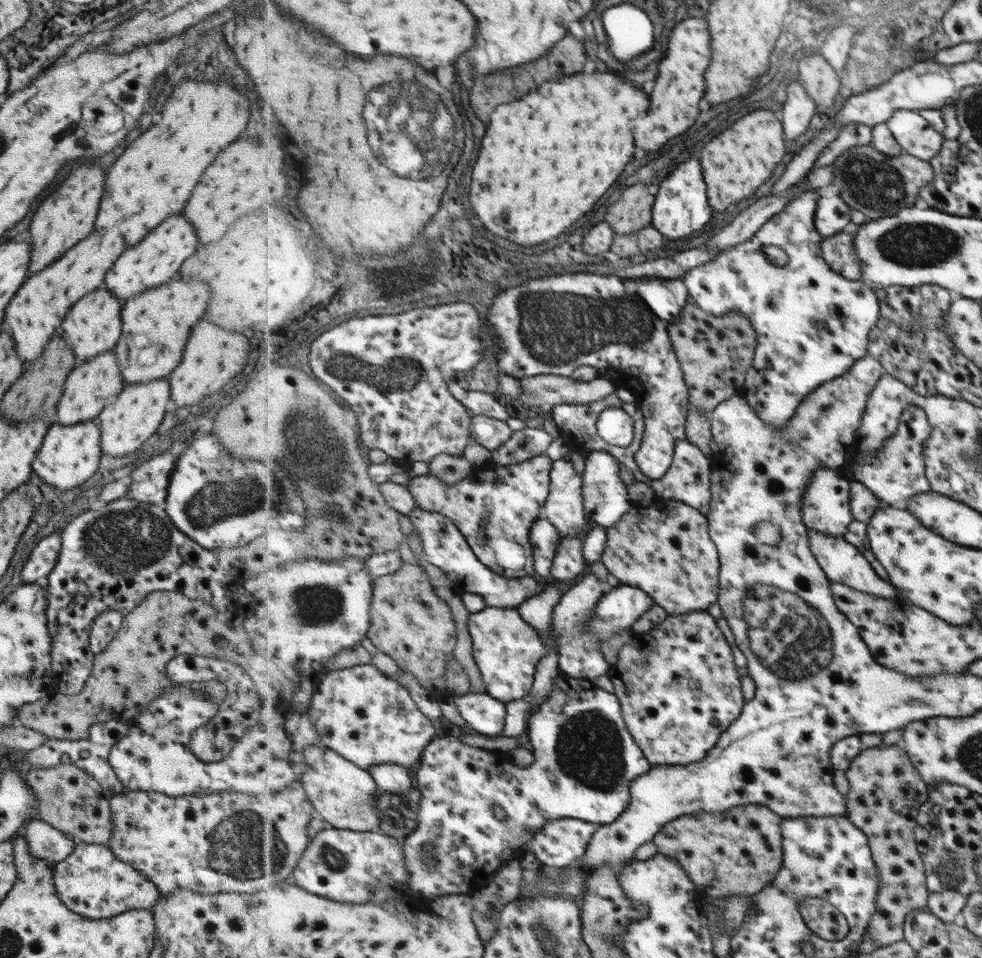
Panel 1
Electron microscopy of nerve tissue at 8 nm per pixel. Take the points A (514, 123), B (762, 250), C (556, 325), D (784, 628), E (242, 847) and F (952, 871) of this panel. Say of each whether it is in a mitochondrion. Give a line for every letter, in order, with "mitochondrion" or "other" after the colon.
A: other
B: other
C: mitochondrion
D: mitochondrion
E: mitochondrion
F: mitochondrion

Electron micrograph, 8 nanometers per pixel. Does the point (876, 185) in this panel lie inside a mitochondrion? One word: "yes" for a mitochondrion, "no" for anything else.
yes

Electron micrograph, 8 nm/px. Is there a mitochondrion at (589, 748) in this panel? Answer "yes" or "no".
yes

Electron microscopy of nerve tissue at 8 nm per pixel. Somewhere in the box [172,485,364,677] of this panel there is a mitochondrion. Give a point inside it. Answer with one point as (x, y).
(313, 604)

